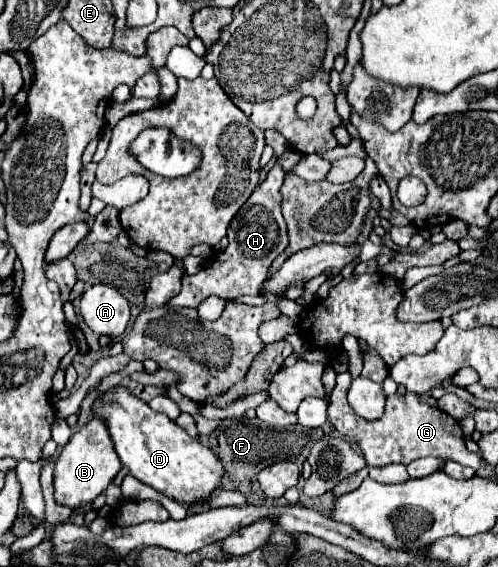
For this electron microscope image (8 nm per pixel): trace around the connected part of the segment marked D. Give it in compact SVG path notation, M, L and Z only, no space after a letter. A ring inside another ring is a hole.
M115 386L101 394L93 404L95 416L103 418L109 426L115 450L129 468L131 476L169 496L175 502L193 506L211 498L225 476L225 466L207 446L191 438L181 426L171 422L165 414L153 412L145 402L131 396L129 390Z

